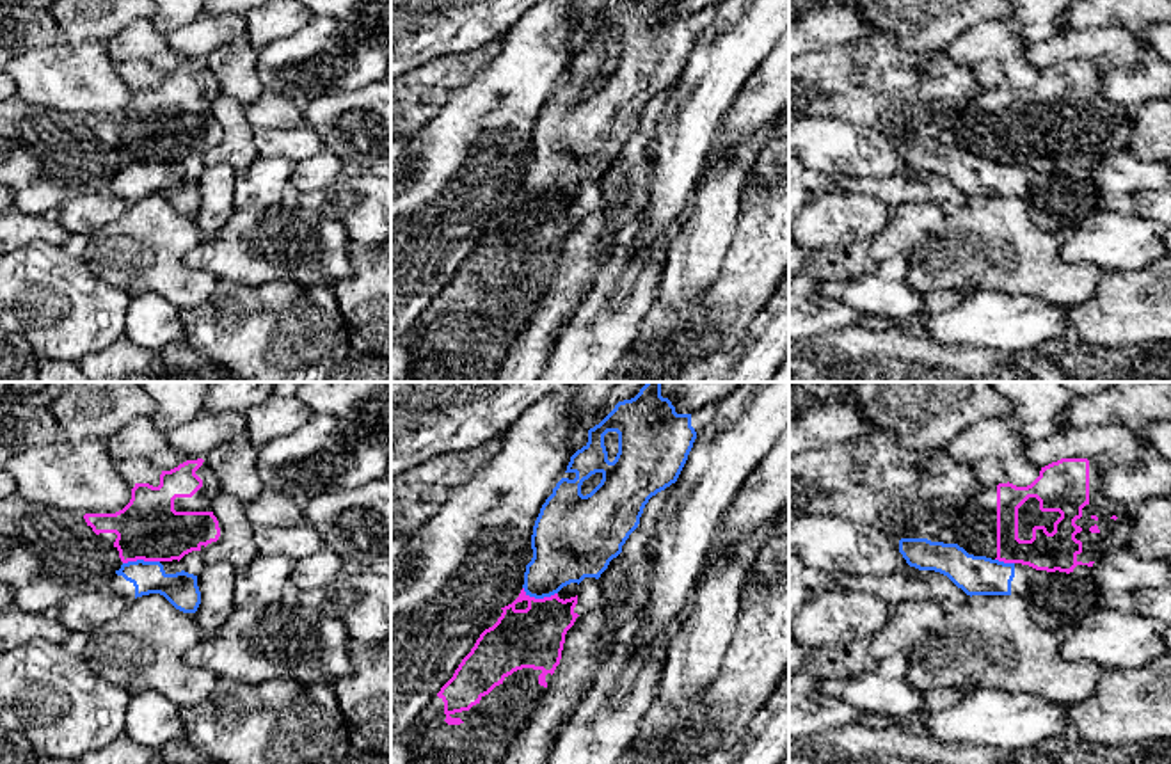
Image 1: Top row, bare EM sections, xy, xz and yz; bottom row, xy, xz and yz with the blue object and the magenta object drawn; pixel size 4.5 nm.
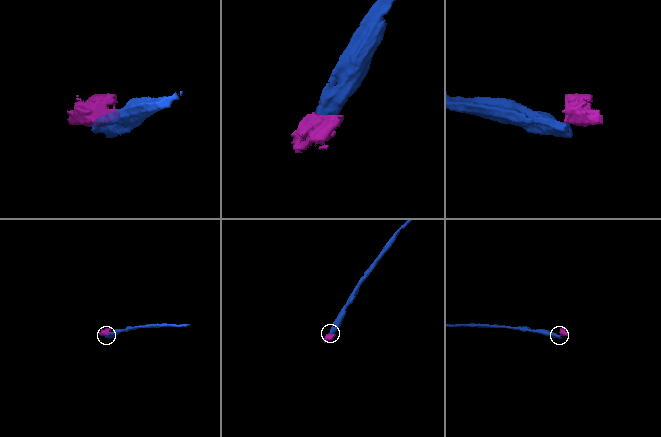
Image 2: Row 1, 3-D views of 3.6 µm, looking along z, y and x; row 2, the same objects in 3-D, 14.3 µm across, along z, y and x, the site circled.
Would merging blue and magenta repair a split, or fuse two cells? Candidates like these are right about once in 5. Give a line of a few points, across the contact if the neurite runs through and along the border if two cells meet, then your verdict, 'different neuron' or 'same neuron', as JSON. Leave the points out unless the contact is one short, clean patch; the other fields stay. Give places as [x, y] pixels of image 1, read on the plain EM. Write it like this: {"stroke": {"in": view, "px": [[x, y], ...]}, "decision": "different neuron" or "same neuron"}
{"stroke": {"in": "xz", "px": [[523, 189], [535, 199], [549, 199], [557, 194]]}, "decision": "different neuron"}

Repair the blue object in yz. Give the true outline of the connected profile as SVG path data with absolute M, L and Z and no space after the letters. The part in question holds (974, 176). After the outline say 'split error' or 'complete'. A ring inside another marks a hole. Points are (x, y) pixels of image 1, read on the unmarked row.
M901 140L899 155L910 169L947 178L967 197L1011 197L1015 165L968 156L958 146Z; complete

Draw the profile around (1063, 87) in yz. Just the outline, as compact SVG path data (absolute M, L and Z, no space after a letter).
M1061 60L1041 69L1027 89L1013 87L992 66L974 68L981 96L956 117L956 146L968 156L1015 167L1011 197L1025 201L1031 219L1054 235L1073 229L1084 215L1105 208L1091 183L1089 171L1105 155L1127 151L1132 131L1130 107L1102 94L1103 75L1087 60Z

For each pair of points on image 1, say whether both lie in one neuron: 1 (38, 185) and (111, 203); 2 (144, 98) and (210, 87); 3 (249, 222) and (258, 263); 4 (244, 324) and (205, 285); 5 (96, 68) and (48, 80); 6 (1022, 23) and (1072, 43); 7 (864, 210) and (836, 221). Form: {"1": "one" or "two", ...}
{"1": "two", "2": "one", "3": "one", "4": "two", "5": "one", "6": "two", "7": "one"}

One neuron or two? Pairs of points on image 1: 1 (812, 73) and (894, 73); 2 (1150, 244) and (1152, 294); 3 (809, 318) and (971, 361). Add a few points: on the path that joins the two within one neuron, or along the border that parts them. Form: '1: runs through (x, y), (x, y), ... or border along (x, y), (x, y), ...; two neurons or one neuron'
1: runs through (832, 77), (875, 77); one neuron
2: border along (1152, 262), (1139, 269), (1109, 272); two neurons
3: border along (885, 327), (844, 326), (825, 329), (807, 338); two neurons

